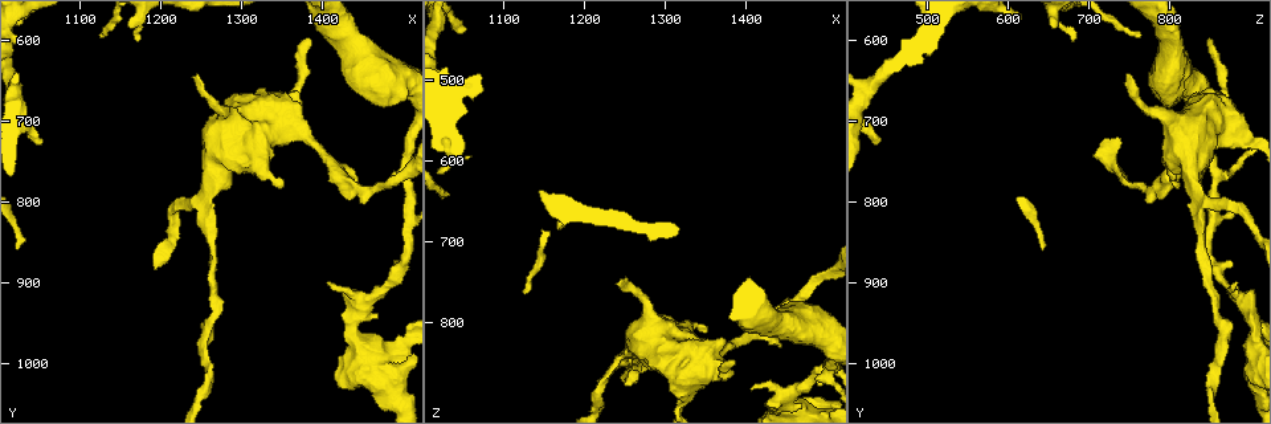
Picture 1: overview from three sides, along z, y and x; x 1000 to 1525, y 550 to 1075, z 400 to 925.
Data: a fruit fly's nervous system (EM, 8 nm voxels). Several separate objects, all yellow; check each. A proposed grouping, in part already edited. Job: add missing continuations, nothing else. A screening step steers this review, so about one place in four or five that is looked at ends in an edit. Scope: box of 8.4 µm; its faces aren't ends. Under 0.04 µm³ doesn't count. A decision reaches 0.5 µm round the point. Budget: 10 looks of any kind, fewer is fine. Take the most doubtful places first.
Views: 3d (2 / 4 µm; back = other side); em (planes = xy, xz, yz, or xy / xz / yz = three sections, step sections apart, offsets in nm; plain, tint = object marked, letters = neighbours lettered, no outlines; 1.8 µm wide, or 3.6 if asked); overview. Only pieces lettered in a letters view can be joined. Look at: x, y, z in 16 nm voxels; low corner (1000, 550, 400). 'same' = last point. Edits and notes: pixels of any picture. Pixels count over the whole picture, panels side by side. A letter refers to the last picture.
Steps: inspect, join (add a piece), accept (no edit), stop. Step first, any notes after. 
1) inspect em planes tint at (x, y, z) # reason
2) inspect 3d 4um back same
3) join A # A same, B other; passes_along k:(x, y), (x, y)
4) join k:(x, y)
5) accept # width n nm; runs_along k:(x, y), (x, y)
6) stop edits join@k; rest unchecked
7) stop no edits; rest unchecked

inspect em 3.6um xz step 16 letters at (1385, 595, 850)

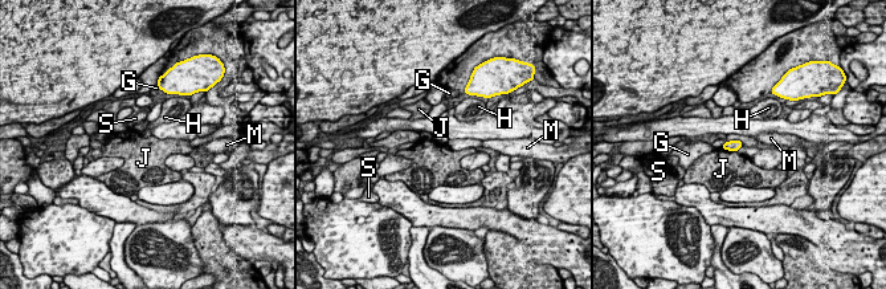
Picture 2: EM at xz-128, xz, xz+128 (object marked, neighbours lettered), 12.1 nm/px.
inspect em 3.6um planes letters same

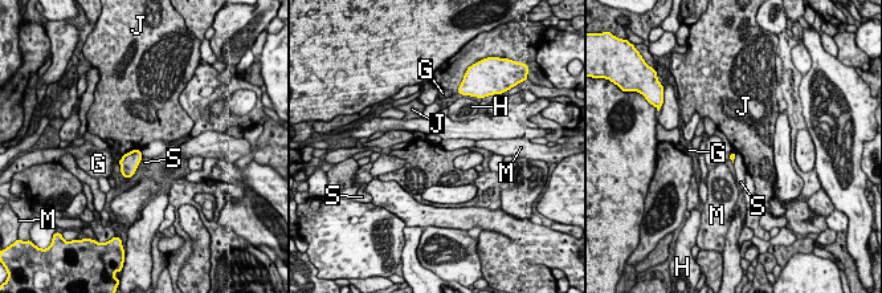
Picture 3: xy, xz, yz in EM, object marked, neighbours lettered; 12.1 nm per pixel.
accept # G other, H other, J other, M other, S other; border 3:(139, 149), (133, 149), (123, 155); no lettered piece goes on from it

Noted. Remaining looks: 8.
inspect 3d 4um at (1050, 725, 440) # an open end

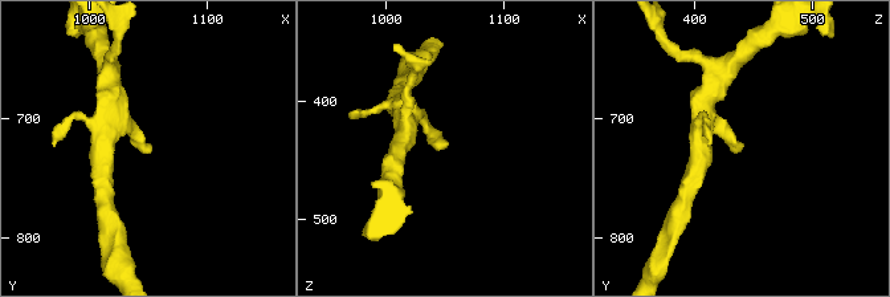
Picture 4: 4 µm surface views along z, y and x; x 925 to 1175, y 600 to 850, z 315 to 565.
inspect em xz step 8 tint at (1052, 724, 436) # need the tissue

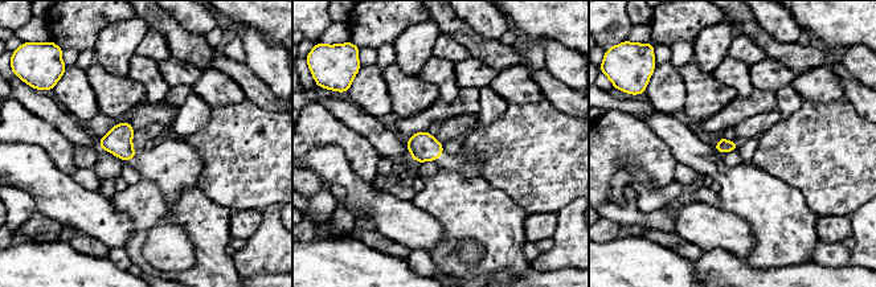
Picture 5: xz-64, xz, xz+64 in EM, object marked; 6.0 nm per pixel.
inspect em planes letters same # cut it another way

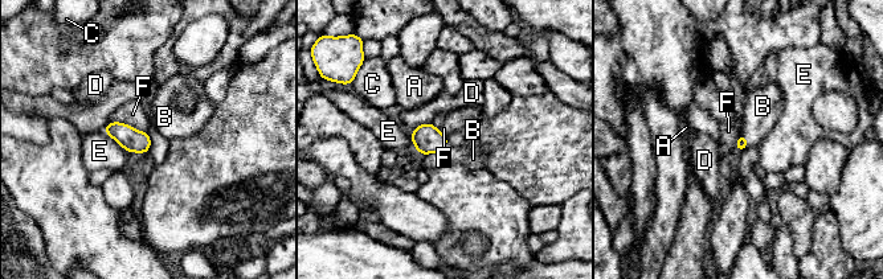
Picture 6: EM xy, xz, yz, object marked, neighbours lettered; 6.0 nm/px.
join 6:(763, 106) # A other, B same, C other, D other, E other, F other; passes_along 6:(742, 143), (747, 140), (763, 106); it goes on there

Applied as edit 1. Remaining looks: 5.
inspect 3d 4um at (1255, 790, 835) # small branch off a trunk

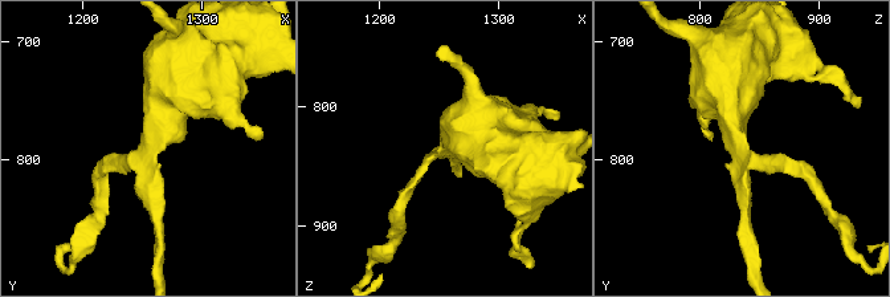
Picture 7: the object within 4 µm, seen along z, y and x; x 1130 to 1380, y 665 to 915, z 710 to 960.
inspect em planes letters at (1256, 792, 834) # arms 3; need the tissue

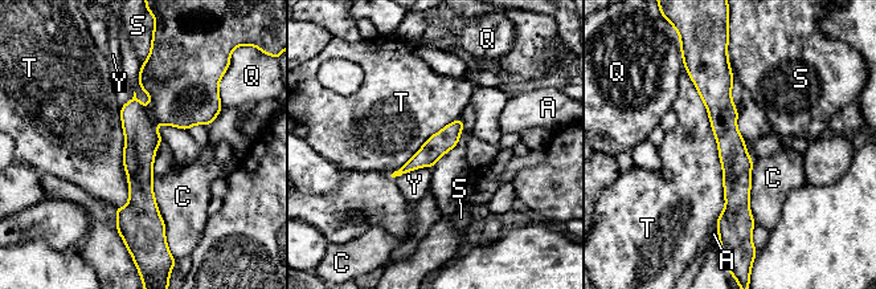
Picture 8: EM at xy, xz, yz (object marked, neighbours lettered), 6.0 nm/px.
accept # A other, C other, Q other, S other, T other, Y other; border 8:(684, 68), (717, 147), (716, 224); no lettered piece goes on from it

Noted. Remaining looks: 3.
inspect 3d 4um at (1445, 775, 830) # tapers out

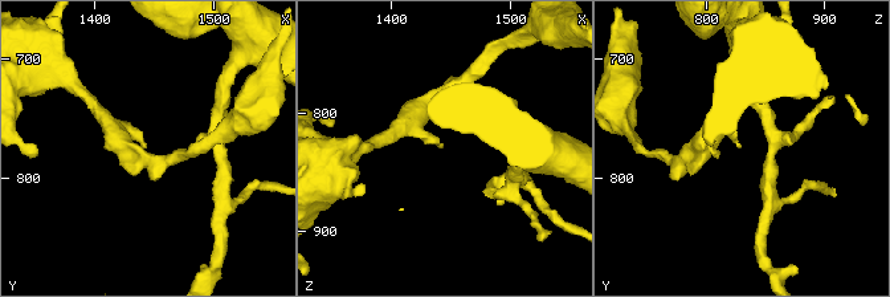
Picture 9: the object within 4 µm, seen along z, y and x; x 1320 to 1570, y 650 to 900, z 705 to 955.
inspect em 3.6um planes letters at (1442, 772, 826) # now the EM

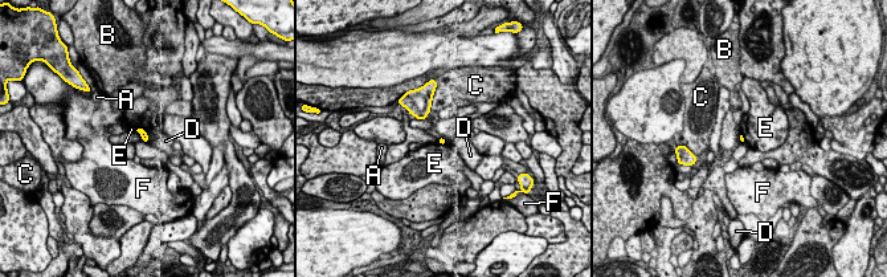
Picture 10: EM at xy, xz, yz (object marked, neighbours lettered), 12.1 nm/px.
accept # A other, B other, C other, D other, E other, F other; border 10:(134, 129), (142, 129), (146, 133); no lettered piece goes on from it

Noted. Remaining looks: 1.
stop edits join@6; rest unchecked

